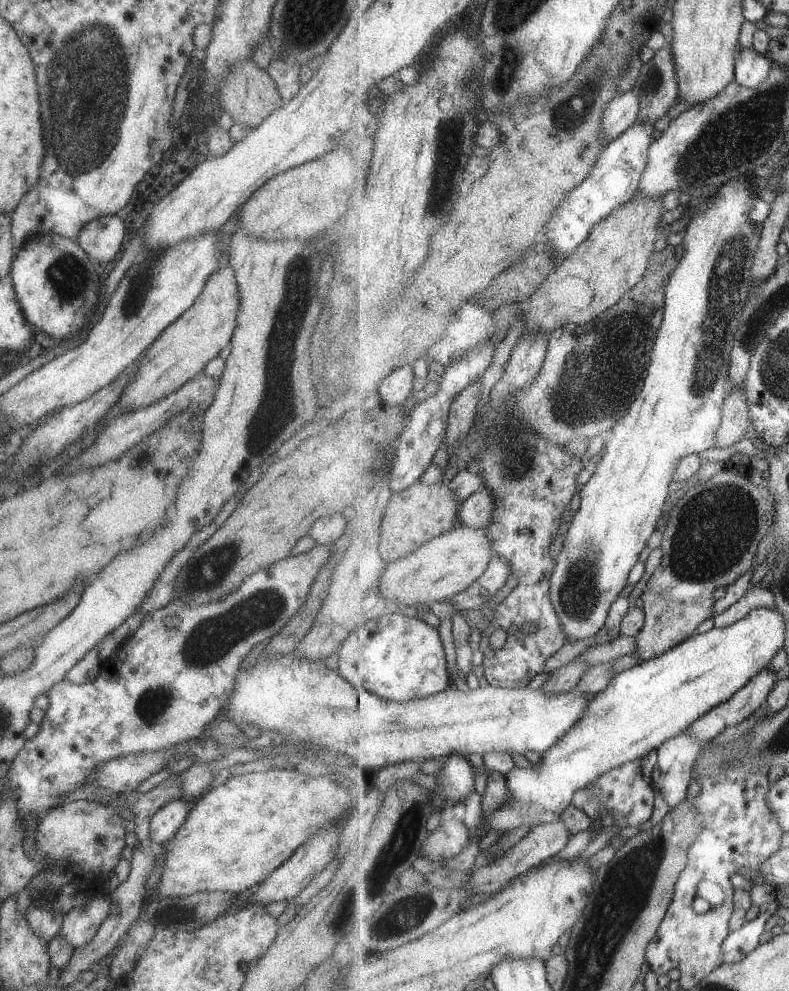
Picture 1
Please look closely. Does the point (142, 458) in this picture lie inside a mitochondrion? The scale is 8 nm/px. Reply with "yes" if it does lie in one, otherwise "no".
no

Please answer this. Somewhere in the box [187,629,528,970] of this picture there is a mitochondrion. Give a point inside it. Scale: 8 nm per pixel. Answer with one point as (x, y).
(404, 838)

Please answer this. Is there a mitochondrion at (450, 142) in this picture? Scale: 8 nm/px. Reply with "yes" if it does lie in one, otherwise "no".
yes

